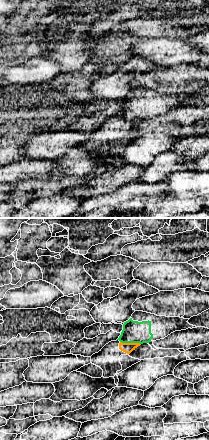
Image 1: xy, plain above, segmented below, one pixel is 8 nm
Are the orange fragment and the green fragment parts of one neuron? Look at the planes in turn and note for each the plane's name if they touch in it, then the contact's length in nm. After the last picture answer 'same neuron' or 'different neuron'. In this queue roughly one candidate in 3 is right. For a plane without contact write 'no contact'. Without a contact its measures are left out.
meets orange in xy; contact 170 nm long

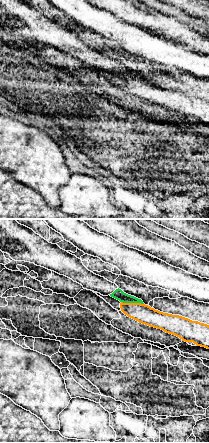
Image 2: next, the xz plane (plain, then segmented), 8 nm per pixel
meets orange in xz; contact 190 nm long

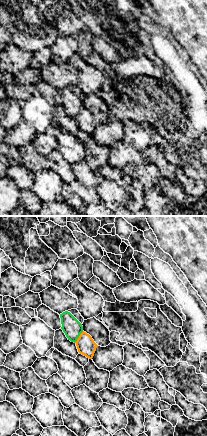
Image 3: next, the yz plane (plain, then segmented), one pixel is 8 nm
meets orange in yz; contact 120 nm long

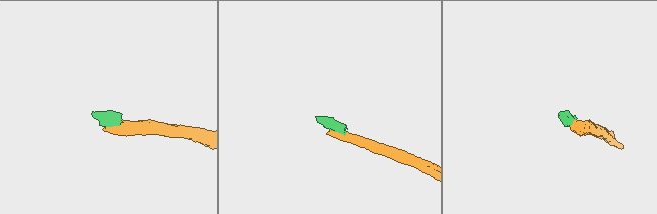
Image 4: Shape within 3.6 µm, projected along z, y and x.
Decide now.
different neuron

